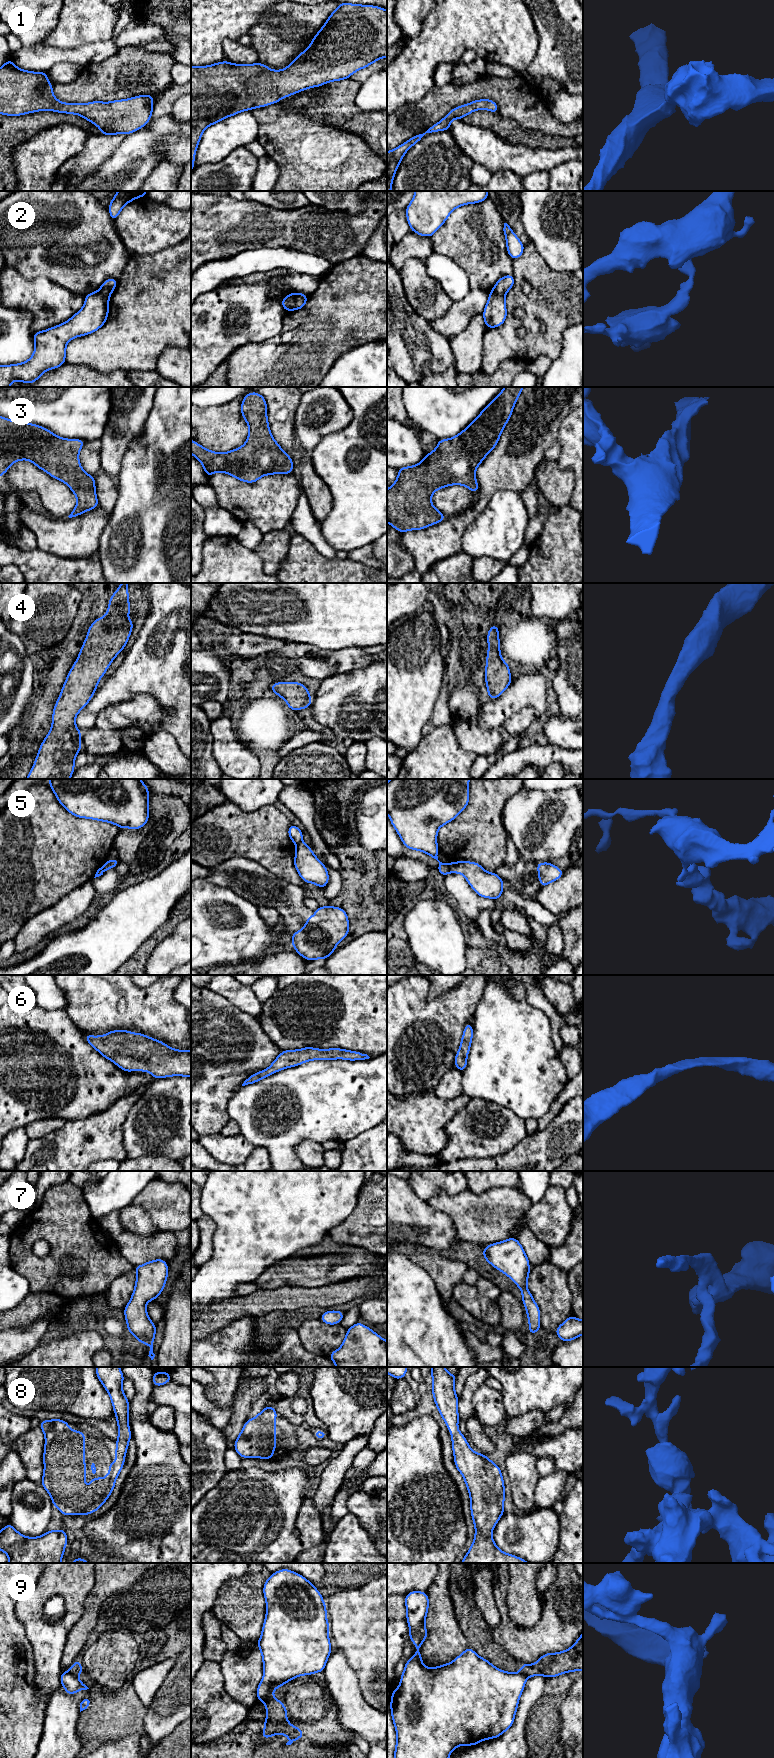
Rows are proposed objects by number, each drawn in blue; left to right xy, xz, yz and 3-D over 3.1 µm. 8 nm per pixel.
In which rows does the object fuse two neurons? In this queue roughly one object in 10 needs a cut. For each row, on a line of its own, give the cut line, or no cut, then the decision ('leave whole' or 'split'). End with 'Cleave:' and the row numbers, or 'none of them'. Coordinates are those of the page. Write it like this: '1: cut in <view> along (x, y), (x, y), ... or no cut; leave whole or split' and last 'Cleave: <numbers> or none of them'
1: no cut; leave whole
2: cut in xz along (297, 293), (295, 305), (292, 309); split
3: no cut; leave whole
4: no cut; leave whole
5: cut in yz along (448, 863), (451, 871); split
6: no cut; leave whole
7: no cut; leave whole
8: no cut; leave whole
9: cut in xy along (67, 1671), (76, 1676); split
Cleave: 2, 5, 9

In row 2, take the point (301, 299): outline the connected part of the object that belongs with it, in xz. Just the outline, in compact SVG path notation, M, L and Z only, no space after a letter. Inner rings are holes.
M297 293L296 303L293 310L302 309L305 306L307 299L308 299L308 295L303 293Z

